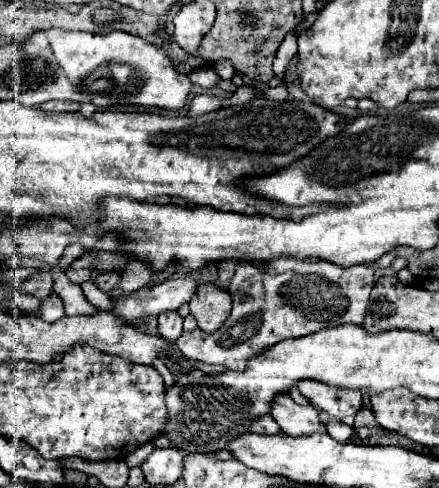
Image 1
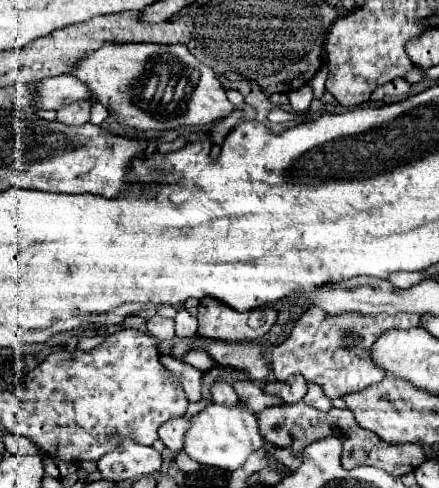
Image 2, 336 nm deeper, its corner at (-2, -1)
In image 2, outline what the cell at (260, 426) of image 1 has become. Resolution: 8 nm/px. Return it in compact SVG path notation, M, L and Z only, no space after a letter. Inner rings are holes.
M216 381L212 385L212 395L214 395L214 403L222 405L222 407L240 407L238 395L234 393L234 389L224 383L224 381Z

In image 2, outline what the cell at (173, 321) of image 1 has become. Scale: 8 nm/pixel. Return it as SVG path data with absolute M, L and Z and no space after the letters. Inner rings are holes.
M166 317L148 319L148 333L158 339L174 339L174 319Z

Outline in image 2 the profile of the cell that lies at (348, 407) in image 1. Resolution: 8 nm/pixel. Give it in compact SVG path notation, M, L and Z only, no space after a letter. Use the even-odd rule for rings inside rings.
M306 309L300 317L300 321L294 325L292 333L288 335L288 339L278 345L272 351L272 371L276 375L278 381L286 381L290 375L302 375L306 381L316 383L322 387L322 391L326 393L328 399L336 399L336 397L344 397L346 393L354 393L354 391L362 391L378 381L384 379L384 371L374 367L370 361L370 345L374 343L374 339L388 331L388 329L410 329L420 325L420 317L412 315L412 313L398 313L398 315L382 315L382 317L370 317L370 315L360 315L360 313L342 313L342 315L330 315L322 309Z

